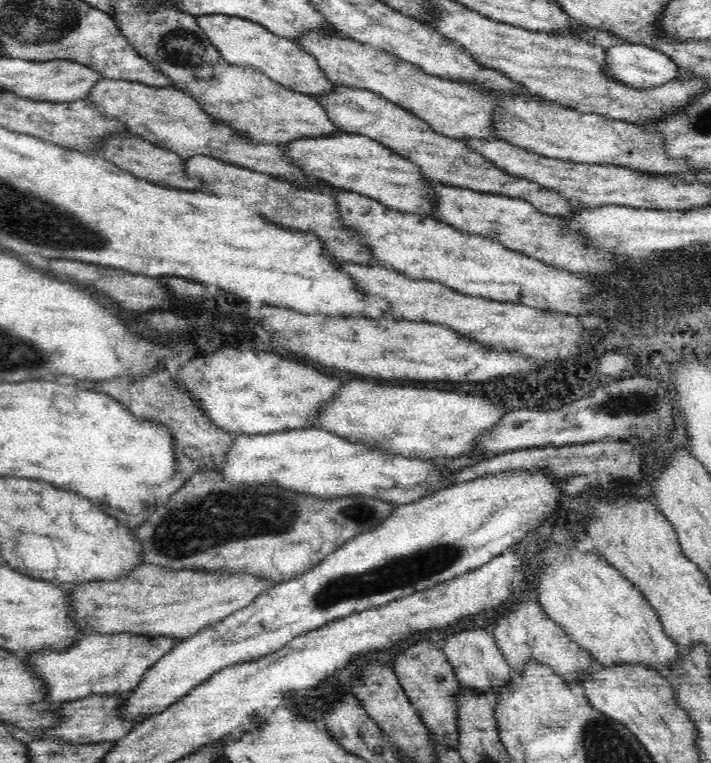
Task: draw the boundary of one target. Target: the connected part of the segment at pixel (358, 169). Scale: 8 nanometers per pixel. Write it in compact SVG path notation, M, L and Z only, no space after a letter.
M339 129L336 132L332 132L332 134L324 134L324 136L294 138L294 140L282 142L278 146L285 148L282 151L282 157L284 159L288 157L288 161L292 165L311 177L327 181L338 190L343 189L344 191L363 194L394 210L430 215L430 191L426 187L426 178L420 173L420 168L412 164L408 159L393 154L388 147L382 146L371 138Z

